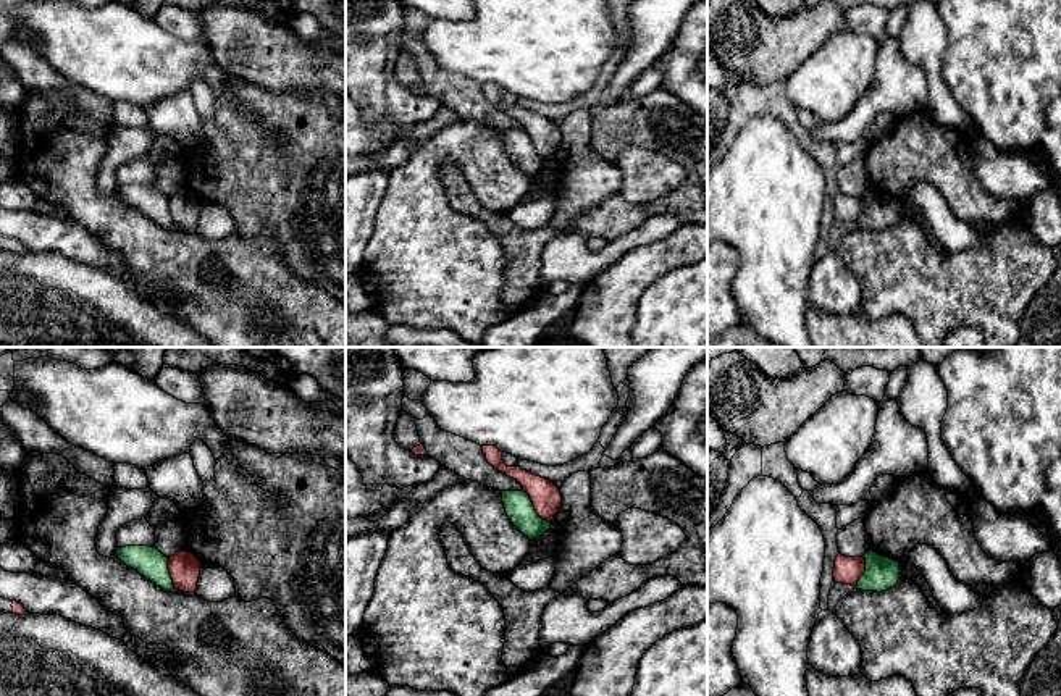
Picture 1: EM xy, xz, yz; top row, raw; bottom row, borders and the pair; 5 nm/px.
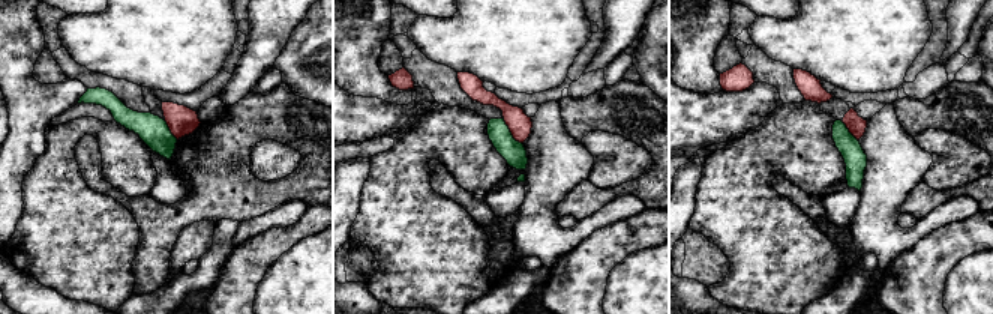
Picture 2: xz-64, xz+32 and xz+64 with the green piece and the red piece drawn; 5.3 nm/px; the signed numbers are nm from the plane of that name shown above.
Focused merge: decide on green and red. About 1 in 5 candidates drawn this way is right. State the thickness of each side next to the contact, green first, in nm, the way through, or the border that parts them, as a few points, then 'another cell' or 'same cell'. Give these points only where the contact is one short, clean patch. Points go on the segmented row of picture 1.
calibres 140 and 150 nm; border xz (524, 490), (533, 509), (549, 522); another cell

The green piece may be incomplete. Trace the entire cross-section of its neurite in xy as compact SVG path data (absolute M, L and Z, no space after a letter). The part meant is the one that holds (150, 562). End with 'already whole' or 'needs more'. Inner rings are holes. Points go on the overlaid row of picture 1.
M126 546L116 551L118 559L128 567L137 570L157 586L171 591L176 589L168 570L168 557L157 547L149 546Z | already whole

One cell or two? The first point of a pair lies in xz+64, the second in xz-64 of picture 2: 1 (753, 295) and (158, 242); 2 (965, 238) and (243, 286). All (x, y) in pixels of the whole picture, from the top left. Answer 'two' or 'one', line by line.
1: two
2: one

